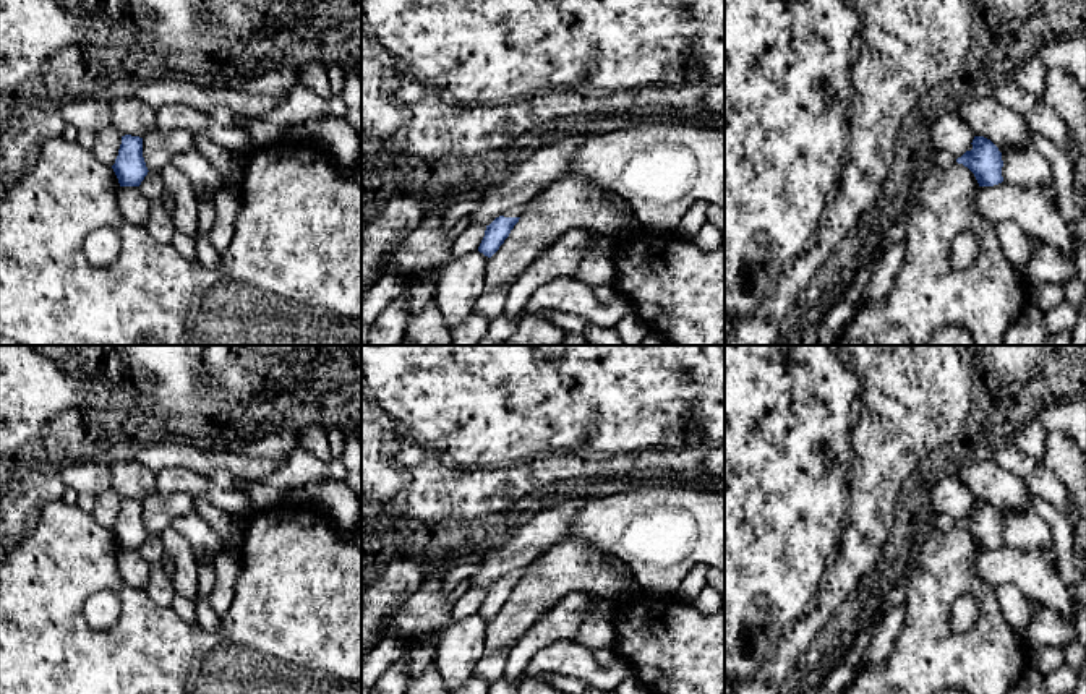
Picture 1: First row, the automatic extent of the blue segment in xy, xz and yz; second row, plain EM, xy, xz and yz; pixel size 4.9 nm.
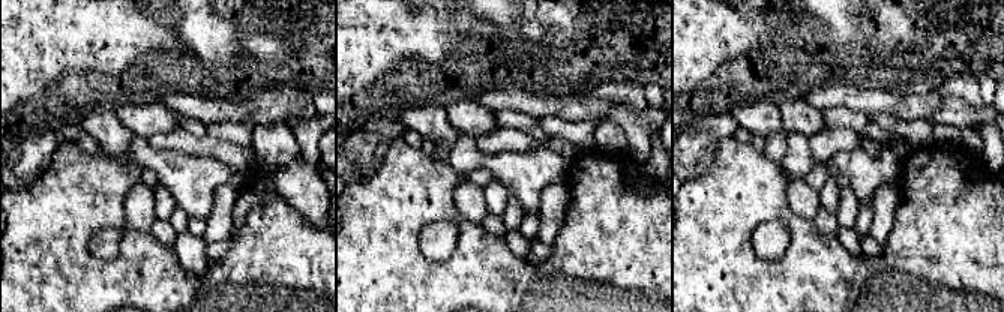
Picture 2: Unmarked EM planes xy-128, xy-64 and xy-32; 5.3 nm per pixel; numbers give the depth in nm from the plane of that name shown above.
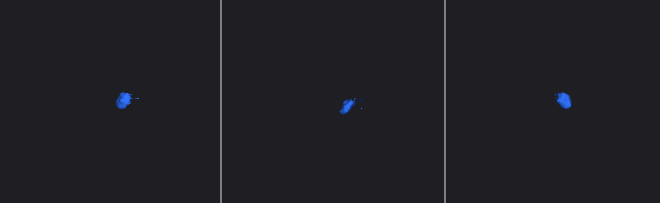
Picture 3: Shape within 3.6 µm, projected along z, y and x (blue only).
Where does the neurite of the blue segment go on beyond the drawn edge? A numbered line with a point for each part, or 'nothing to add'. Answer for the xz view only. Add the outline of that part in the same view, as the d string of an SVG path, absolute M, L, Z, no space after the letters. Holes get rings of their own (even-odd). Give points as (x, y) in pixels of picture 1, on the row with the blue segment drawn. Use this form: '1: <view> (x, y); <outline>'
1: xz (517, 211); M528 203L519 204L519 206L507 209L502 216L504 217L522 217L527 212L527 209L528 209Z

